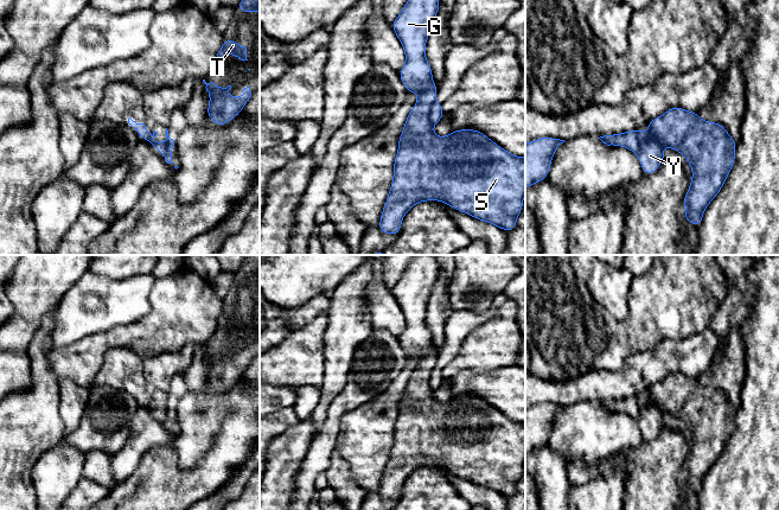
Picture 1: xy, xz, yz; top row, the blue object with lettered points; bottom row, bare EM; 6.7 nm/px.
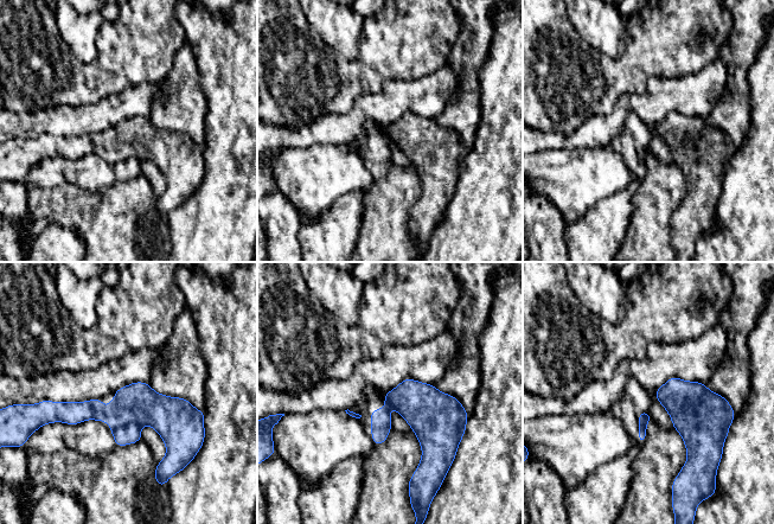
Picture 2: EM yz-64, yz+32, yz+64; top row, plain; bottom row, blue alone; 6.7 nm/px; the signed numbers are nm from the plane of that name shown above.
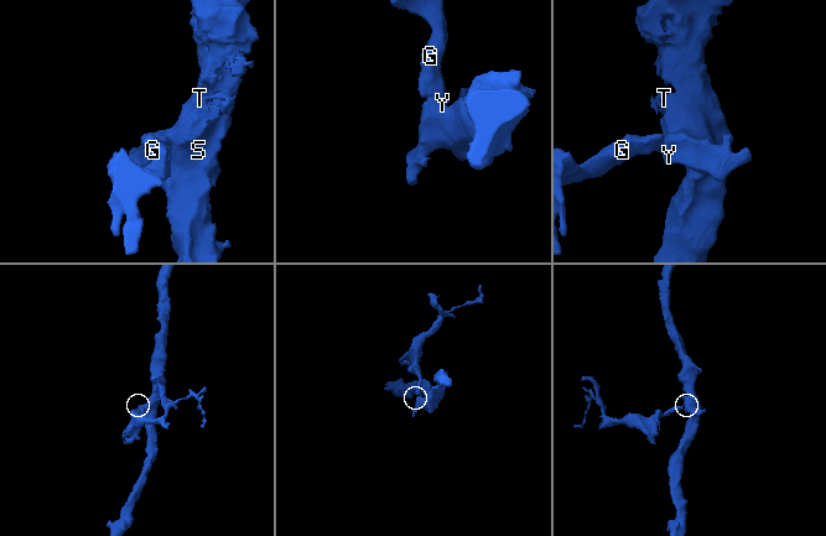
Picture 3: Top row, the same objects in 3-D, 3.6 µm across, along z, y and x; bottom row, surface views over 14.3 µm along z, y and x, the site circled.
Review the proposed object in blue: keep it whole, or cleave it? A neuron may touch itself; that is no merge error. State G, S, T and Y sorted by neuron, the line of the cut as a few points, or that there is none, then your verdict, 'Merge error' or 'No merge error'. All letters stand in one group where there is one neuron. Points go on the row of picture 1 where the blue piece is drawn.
Groups: G S T / Y. Split along xz (434, 101), (429, 108), (429, 122), (432, 125). Merge error

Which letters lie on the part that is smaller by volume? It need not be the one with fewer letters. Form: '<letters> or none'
Y

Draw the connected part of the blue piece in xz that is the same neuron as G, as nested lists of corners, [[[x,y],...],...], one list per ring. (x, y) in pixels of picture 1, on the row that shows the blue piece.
[[[408,0],[391,24],[406,52],[406,64],[398,75],[407,94],[417,93],[417,103],[407,116],[403,132],[398,138],[394,178],[377,228],[383,234],[397,236],[403,216],[410,208],[420,202],[438,200],[511,232],[523,209],[525,157],[509,153],[475,129],[459,129],[445,138],[438,136],[429,121],[429,108],[435,102],[438,88],[426,59],[426,42],[439,9],[439,0]]]

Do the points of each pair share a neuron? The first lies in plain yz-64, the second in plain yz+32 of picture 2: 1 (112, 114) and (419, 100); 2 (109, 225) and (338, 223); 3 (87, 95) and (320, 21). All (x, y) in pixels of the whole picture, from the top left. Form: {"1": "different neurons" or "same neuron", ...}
{"1": "same neuron", "2": "different neurons", "3": "different neurons"}

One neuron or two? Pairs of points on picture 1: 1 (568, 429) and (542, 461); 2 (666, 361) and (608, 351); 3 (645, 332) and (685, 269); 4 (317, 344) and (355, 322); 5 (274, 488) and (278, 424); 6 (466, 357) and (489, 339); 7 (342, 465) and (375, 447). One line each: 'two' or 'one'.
1: two
2: two
3: one
4: two
5: two
6: one
7: two

